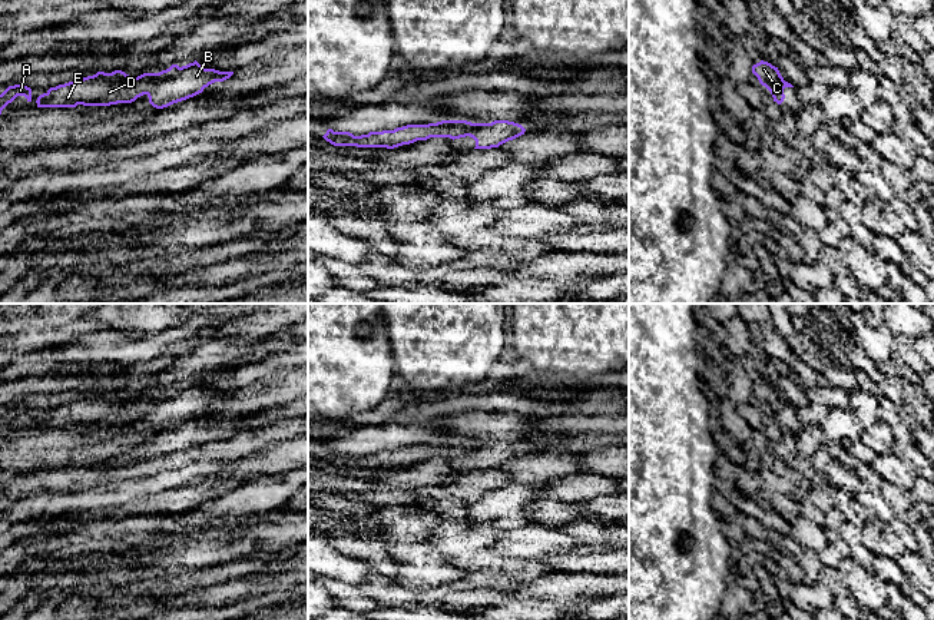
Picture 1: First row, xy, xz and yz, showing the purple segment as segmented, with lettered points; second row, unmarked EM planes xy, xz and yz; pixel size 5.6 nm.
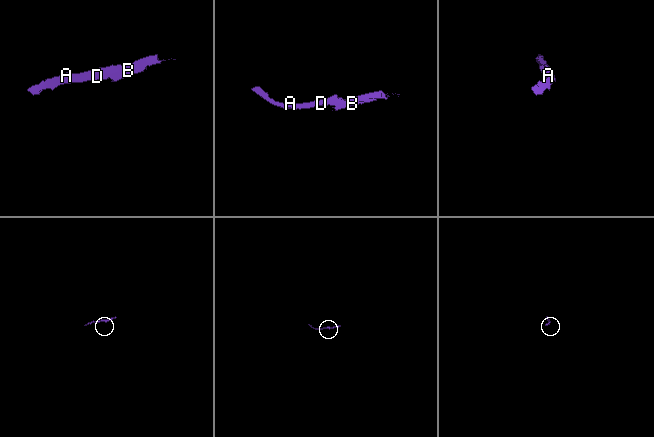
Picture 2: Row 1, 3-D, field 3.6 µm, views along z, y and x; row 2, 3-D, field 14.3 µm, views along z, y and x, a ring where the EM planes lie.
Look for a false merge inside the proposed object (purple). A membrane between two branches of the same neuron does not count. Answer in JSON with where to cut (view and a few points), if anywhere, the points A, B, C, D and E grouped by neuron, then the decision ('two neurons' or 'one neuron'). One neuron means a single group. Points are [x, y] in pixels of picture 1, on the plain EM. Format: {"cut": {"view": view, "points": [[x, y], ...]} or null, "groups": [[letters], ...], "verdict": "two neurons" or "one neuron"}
{"cut": {"view": "xy", "points": [[181, 388], [174, 394], [164, 395], [143, 414]]}, "groups": [["A", "C", "D", "E"], ["B"]], "verdict": "two neurons"}

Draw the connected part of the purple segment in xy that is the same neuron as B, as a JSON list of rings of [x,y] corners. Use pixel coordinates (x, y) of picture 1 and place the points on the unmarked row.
[[[195,381],[193,384],[182,387],[175,395],[160,398],[160,401],[145,415],[149,418],[149,424],[153,428],[163,430],[193,418],[202,414],[209,405],[223,402],[232,395],[234,392],[205,389]]]

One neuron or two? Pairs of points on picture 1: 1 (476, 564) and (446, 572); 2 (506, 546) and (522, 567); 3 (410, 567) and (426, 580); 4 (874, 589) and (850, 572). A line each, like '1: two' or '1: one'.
1: two
2: two
3: one
4: one

